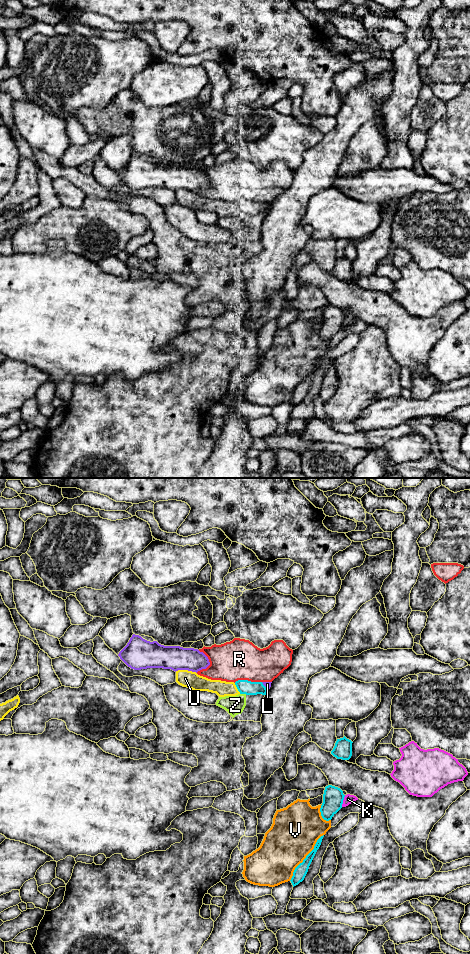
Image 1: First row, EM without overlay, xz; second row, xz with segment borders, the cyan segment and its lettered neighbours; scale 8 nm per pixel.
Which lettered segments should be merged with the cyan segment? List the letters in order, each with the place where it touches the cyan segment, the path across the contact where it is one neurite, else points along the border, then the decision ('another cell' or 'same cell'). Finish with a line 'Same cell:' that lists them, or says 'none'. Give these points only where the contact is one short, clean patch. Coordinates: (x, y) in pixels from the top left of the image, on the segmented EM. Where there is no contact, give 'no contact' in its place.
K: meets cyan in xz at (342, 801); another cell
L: meets cyan in xz at (264, 686); border along xz (261, 682), (267, 690); another cell
R: meets cyan in xz at (247, 680); another cell
U: meets cyan in xz at (237, 688); same cell
V: meets cyan in xz at (306, 857); another cell
Z: meets cyan in xz at (243, 693); another cell
Same cell: U

